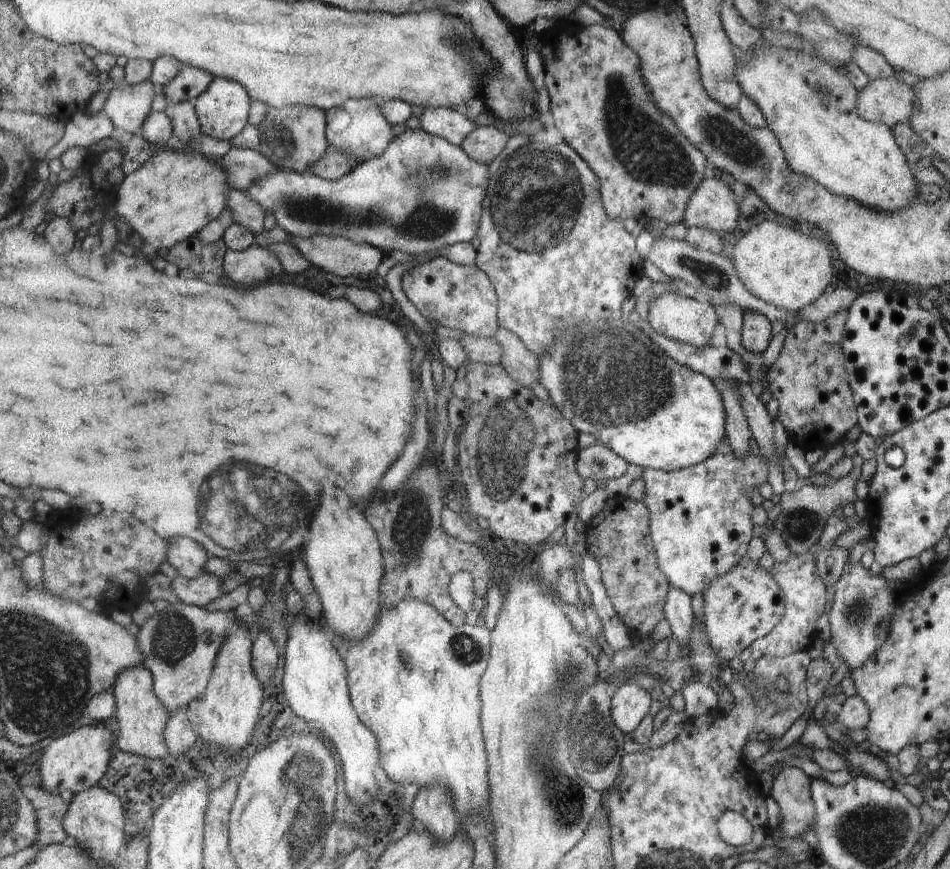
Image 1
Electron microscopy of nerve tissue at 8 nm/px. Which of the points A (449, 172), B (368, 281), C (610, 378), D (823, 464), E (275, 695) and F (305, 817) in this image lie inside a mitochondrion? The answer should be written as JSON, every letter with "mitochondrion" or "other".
{"A":"mitochondrion","B":"other","C":"mitochondrion","D":"other","E":"other","F":"mitochondrion"}

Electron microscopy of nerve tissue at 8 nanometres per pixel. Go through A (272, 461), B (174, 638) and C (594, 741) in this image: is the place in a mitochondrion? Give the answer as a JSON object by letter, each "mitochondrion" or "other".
{"A":"mitochondrion","B":"mitochondrion","C":"mitochondrion"}

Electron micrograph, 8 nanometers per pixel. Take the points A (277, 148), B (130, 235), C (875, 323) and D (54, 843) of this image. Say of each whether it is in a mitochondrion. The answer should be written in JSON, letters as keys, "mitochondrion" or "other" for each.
{"A":"mitochondrion","B":"other","C":"other","D":"other"}

